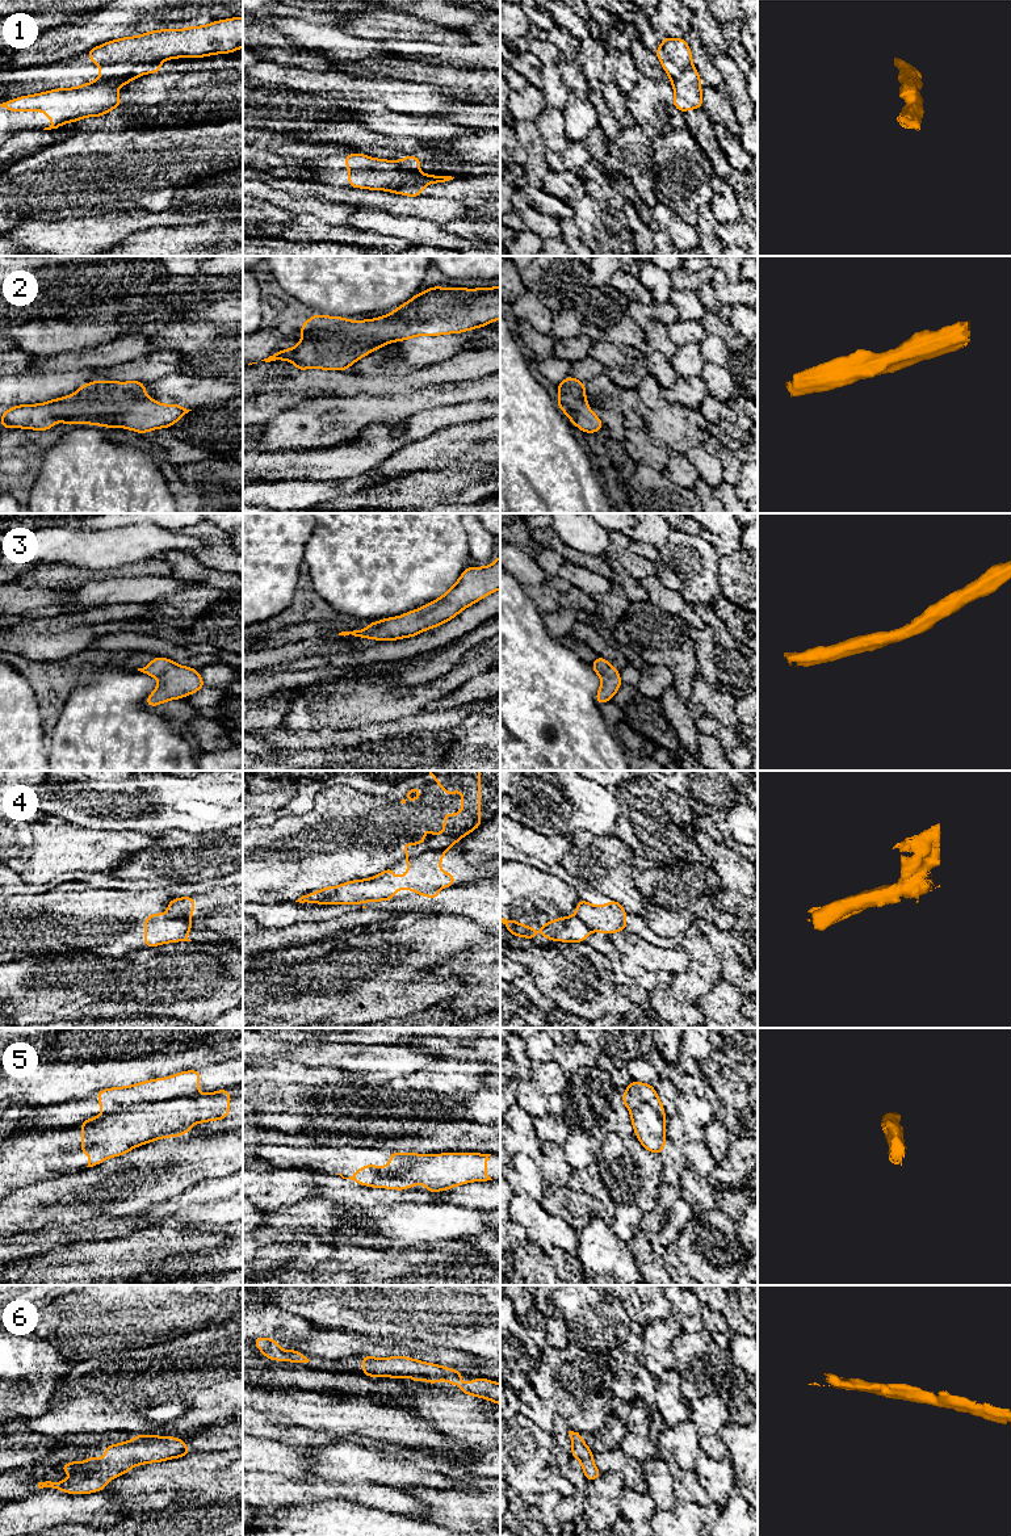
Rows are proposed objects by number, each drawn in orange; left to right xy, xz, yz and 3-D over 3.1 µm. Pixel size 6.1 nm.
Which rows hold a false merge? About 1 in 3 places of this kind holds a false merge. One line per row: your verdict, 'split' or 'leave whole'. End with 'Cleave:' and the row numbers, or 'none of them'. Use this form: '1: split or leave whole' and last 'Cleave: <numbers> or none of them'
1: split
2: leave whole
3: leave whole
4: split
5: split
6: leave whole
Cleave: 1, 4, 5

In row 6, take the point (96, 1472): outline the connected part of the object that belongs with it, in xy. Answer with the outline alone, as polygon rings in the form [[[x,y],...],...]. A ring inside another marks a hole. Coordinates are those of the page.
[[[137,1435],[133,1440],[106,1445],[104,1459],[88,1456],[84,1462],[76,1460],[60,1466],[63,1473],[81,1473],[81,1478],[68,1478],[56,1483],[51,1481],[38,1482],[38,1487],[58,1489],[68,1494],[102,1491],[110,1478],[118,1478],[135,1465],[160,1462],[189,1453],[186,1443],[181,1439]]]

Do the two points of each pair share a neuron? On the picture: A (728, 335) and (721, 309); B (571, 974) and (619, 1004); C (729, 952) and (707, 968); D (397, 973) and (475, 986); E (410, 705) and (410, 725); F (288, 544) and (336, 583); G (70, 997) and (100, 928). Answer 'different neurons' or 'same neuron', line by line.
A: different neurons
B: same neuron
C: different neurons
D: different neurons
E: different neurons
F: different neurons
G: different neurons

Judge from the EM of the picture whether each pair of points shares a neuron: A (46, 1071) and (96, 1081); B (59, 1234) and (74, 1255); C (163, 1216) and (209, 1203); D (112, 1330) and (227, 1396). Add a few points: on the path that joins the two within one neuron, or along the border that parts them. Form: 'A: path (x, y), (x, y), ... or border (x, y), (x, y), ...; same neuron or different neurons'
A: path (58, 1081), (84, 1081); same neuron
B: border (80, 1239), (49, 1249); different neurons
C: path (175, 1209), (185, 1209), (197, 1204); same neuron
D: border (166, 1341), (141, 1348); different neurons

